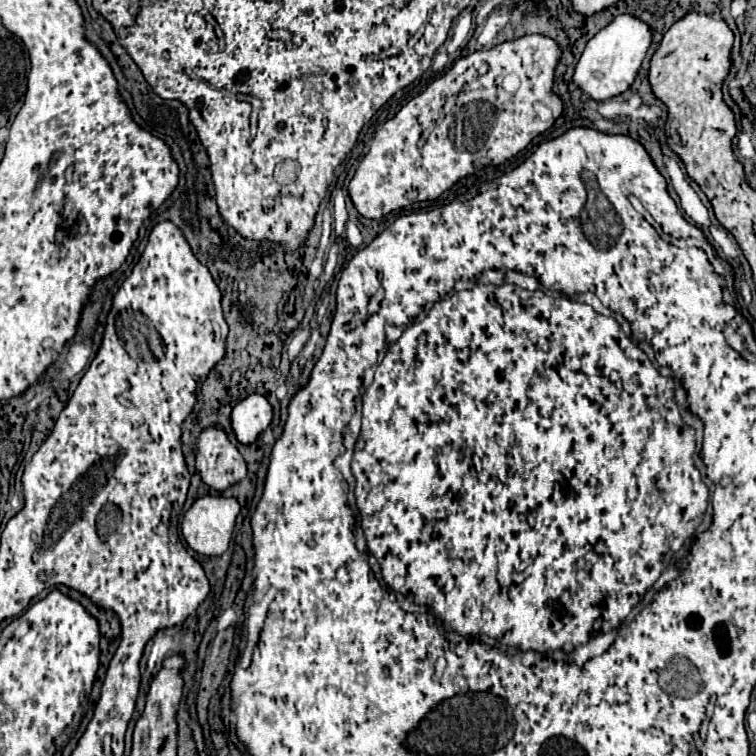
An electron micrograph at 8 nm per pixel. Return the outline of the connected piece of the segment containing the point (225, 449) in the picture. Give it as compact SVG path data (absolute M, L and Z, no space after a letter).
M207 428L199 434L195 466L203 482L219 492L237 484L247 474L243 456L219 428Z

